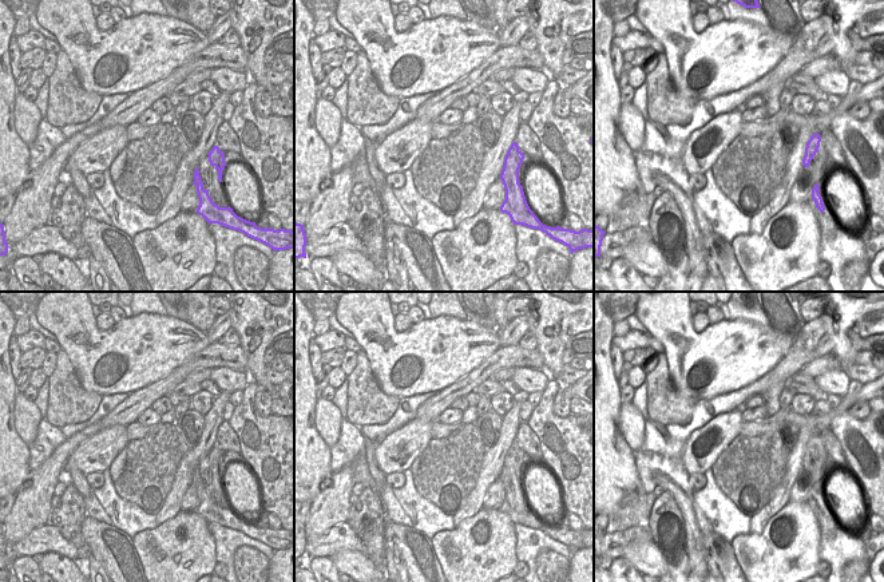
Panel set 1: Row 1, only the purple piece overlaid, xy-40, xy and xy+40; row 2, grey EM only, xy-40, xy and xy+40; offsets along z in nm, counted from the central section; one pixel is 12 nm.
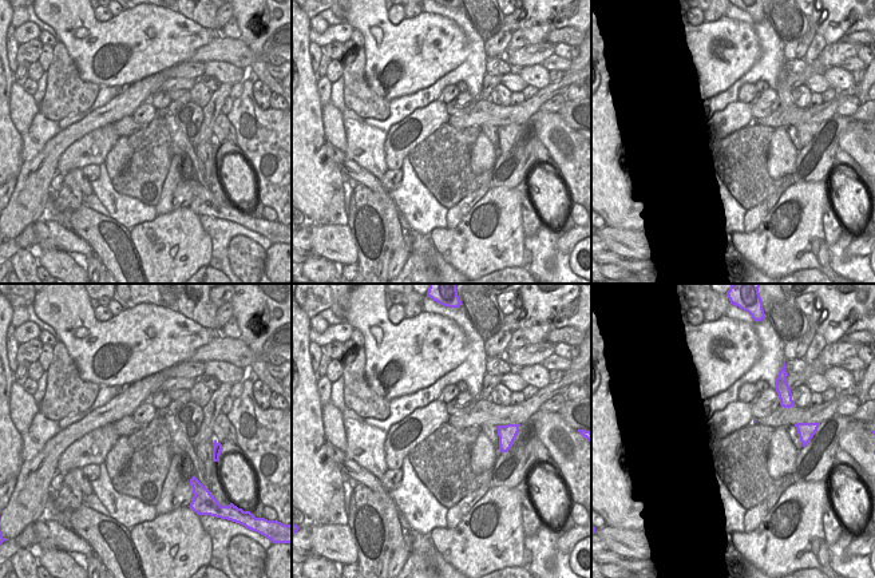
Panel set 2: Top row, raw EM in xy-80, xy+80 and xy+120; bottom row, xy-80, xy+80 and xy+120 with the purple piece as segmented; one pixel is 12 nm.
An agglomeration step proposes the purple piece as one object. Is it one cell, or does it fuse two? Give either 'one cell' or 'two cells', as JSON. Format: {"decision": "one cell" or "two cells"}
{"decision": "two cells"}

